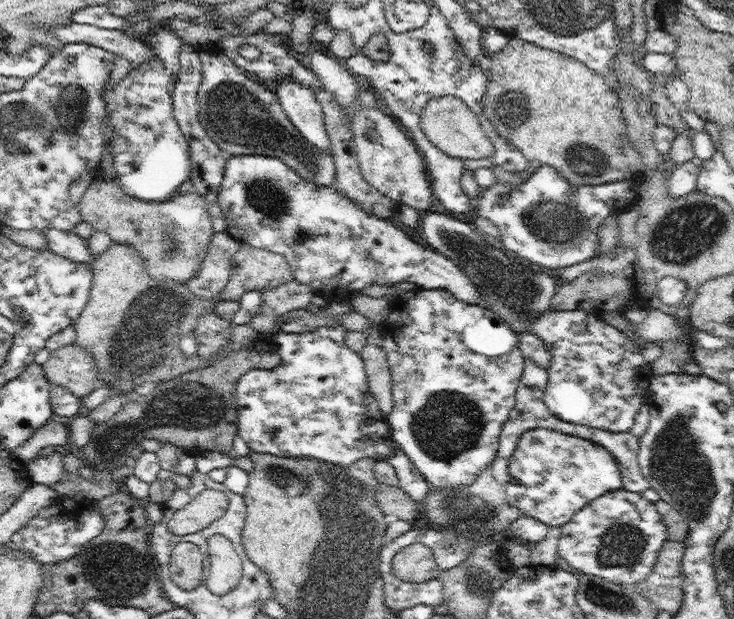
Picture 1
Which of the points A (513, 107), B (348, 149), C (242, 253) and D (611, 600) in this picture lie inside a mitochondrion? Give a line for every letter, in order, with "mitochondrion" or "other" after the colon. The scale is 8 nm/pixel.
A: mitochondrion
B: other
C: other
D: mitochondrion

